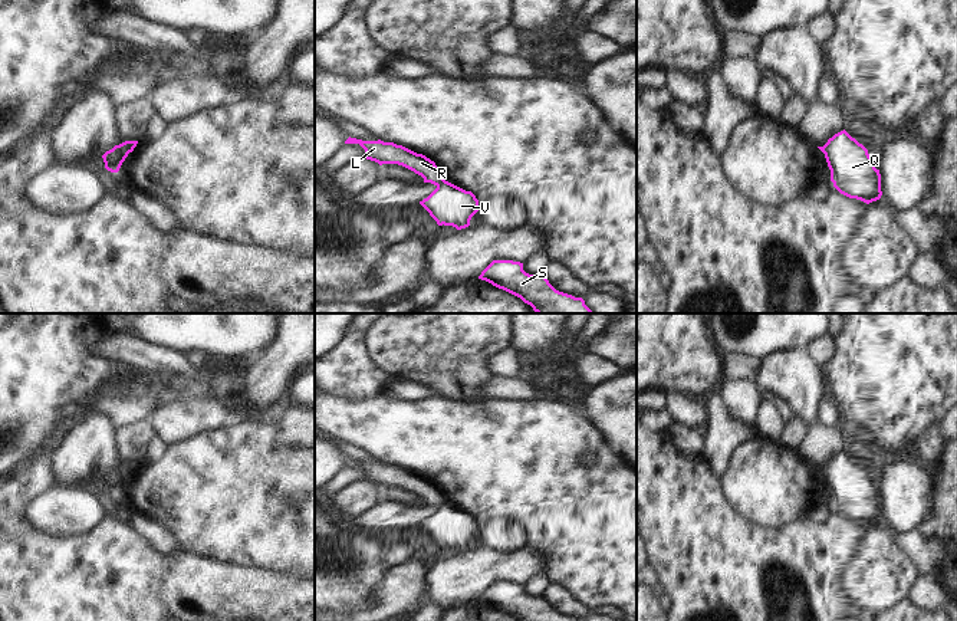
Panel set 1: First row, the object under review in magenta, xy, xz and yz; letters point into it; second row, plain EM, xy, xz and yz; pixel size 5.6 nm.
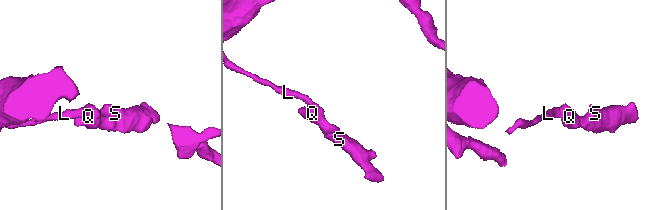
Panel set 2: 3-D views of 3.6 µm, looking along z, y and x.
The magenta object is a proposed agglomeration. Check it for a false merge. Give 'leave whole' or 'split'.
split

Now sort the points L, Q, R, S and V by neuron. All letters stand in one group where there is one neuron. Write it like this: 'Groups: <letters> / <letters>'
Groups: L R / Q S V

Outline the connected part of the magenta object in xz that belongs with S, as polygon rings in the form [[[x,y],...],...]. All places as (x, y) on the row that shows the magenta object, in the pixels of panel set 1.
[[[493,260],[478,279],[520,298],[536,313],[595,313],[582,298],[556,290],[545,275],[526,273],[520,262]]]

